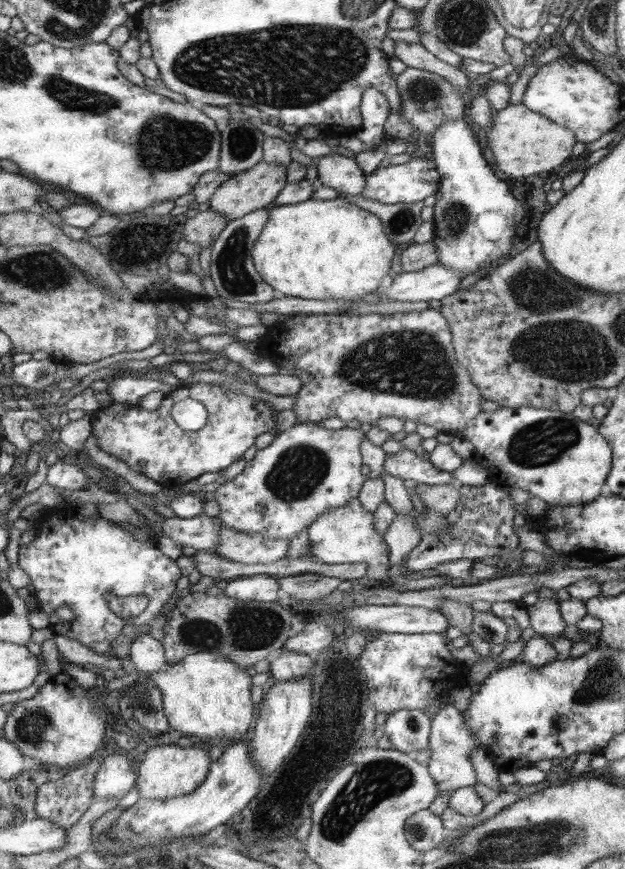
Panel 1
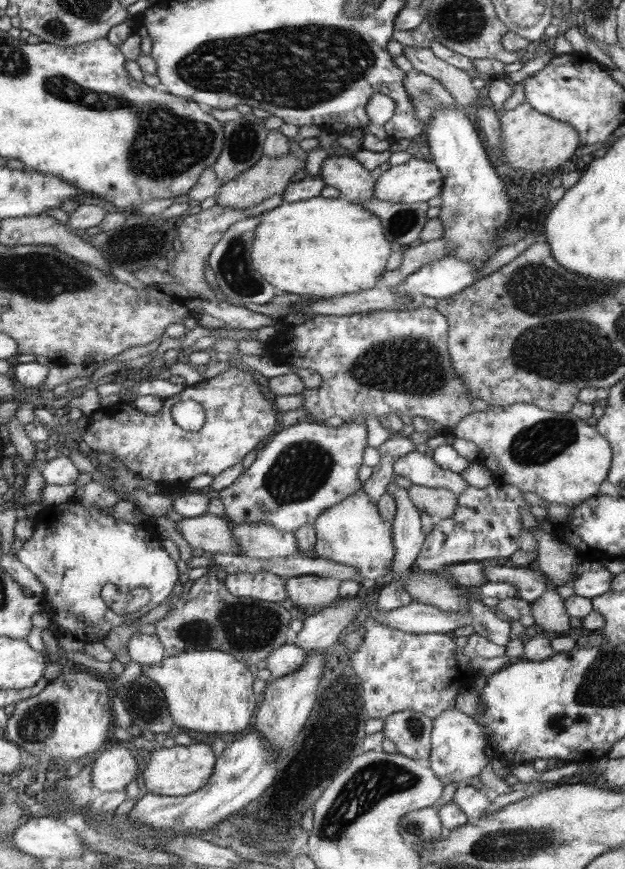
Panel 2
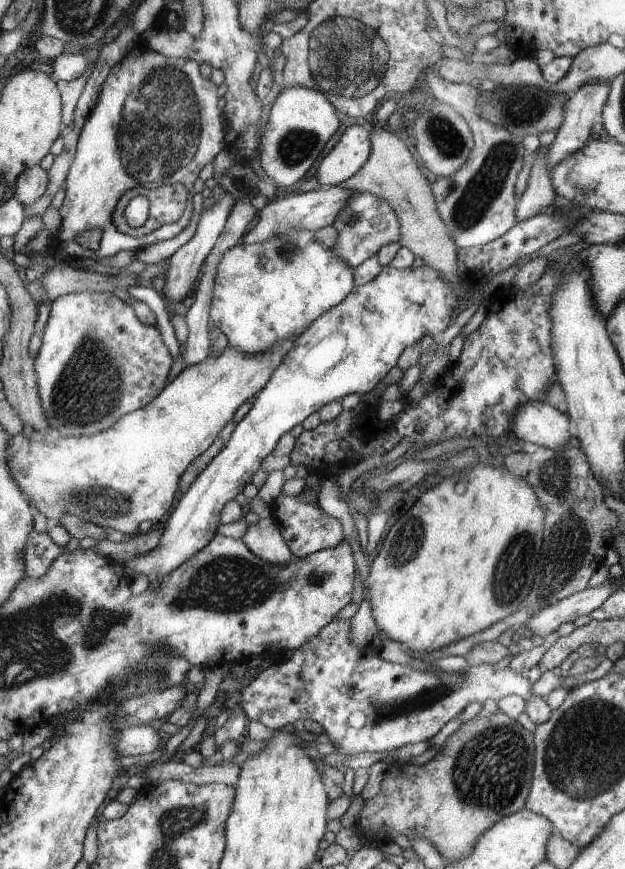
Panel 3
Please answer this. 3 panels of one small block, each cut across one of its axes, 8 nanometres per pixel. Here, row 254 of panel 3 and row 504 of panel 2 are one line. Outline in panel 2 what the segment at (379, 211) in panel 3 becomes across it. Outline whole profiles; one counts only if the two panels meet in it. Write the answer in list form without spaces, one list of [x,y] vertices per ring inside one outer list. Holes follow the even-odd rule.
[[[364,486],[346,497],[341,504],[334,505],[314,522],[316,544],[313,554],[320,558],[358,568],[363,578],[385,580],[390,574],[395,548],[392,545],[392,521],[383,518],[381,510],[370,501]]]

